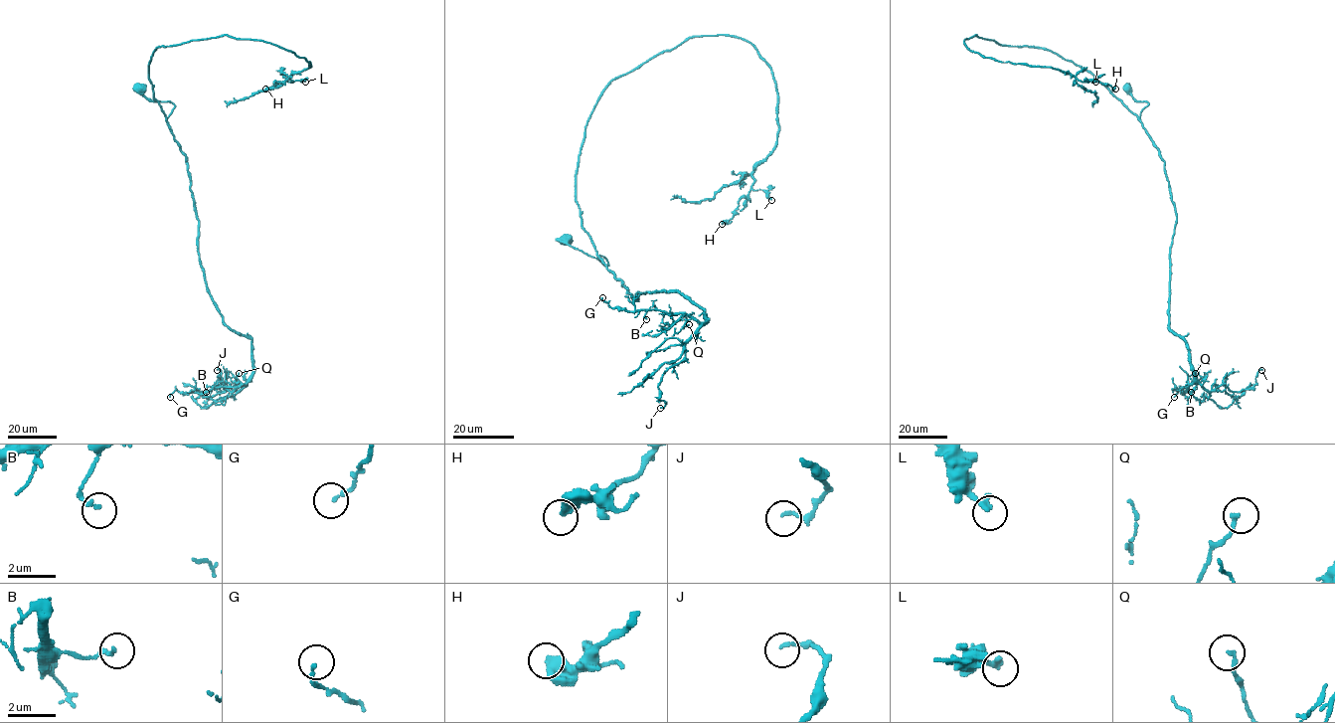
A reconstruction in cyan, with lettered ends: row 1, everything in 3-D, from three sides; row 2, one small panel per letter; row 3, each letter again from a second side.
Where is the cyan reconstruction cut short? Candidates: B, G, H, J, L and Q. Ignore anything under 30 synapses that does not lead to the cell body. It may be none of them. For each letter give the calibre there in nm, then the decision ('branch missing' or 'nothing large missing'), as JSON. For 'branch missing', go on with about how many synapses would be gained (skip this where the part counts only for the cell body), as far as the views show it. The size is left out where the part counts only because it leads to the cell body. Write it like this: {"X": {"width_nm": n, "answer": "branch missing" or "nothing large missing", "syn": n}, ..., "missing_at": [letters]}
{"B": {"width_nm": 150, "answer": "nothing large missing"}, "G": {"width_nm": 150, "answer": "nothing large missing"}, "H": {"width_nm": 440, "answer": "nothing large missing"}, "J": {"width_nm": 120, "answer": "nothing large missing"}, "L": {"width_nm": 260, "answer": "nothing large missing"}, "Q": {"width_nm": 180, "answer": "nothing large missing"}, "missing_at": []}

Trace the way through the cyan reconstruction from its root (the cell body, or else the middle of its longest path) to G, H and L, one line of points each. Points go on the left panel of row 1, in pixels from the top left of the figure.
G: (141, 88), (174, 105), (167, 122), (187, 162), (207, 291), (252, 352), (246, 383), (170, 397)
H: (141, 88), (174, 105), (166, 119), (148, 77), (152, 53), (227, 35), (310, 63), (265, 89)
L: (141, 88), (174, 105), (166, 119), (152, 53), (225, 35), (303, 57), (311, 67), (289, 82), (305, 82)

